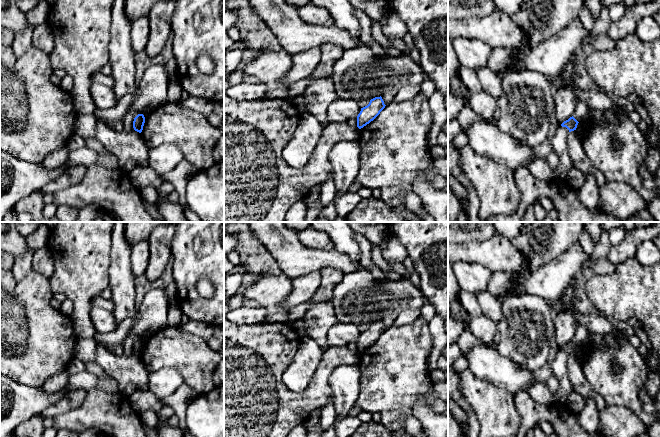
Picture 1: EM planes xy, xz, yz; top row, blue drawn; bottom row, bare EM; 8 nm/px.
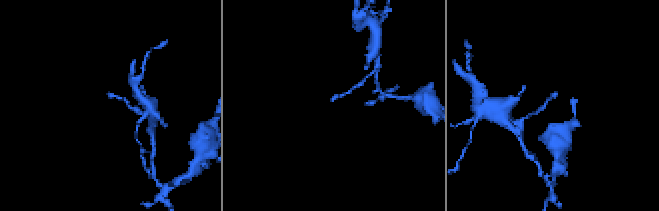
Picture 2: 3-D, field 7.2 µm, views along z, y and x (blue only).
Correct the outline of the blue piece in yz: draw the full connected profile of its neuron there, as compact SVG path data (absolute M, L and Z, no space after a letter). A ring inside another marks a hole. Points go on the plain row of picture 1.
M572 340L568 344L564 345L561 350L566 351L569 356L576 354L578 345Z

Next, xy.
M138 338L133 345L133 352L135 355L141 357L145 347L145 341L143 338Z

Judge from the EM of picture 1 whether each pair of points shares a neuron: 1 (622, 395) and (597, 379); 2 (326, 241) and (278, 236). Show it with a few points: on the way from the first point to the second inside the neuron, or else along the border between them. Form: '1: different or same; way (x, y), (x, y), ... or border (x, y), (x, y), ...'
1: same; way (616, 389), (603, 379)
2: different; border (296, 232), (304, 245), (320, 249)

